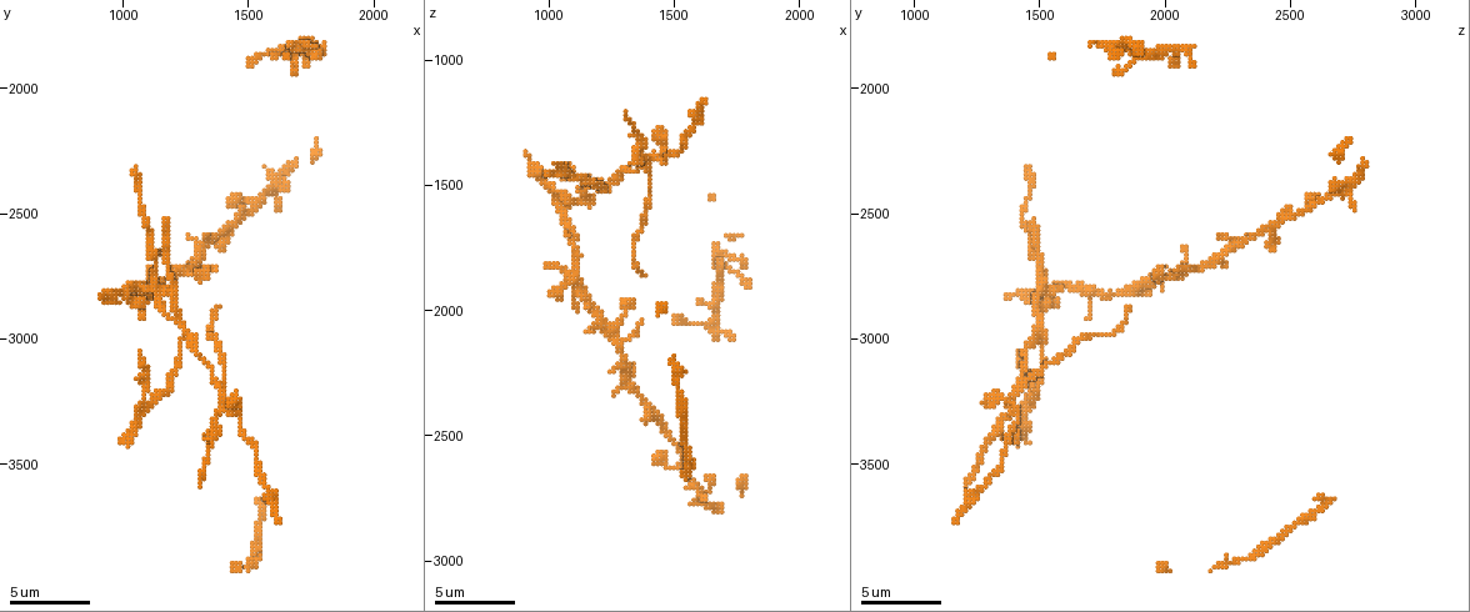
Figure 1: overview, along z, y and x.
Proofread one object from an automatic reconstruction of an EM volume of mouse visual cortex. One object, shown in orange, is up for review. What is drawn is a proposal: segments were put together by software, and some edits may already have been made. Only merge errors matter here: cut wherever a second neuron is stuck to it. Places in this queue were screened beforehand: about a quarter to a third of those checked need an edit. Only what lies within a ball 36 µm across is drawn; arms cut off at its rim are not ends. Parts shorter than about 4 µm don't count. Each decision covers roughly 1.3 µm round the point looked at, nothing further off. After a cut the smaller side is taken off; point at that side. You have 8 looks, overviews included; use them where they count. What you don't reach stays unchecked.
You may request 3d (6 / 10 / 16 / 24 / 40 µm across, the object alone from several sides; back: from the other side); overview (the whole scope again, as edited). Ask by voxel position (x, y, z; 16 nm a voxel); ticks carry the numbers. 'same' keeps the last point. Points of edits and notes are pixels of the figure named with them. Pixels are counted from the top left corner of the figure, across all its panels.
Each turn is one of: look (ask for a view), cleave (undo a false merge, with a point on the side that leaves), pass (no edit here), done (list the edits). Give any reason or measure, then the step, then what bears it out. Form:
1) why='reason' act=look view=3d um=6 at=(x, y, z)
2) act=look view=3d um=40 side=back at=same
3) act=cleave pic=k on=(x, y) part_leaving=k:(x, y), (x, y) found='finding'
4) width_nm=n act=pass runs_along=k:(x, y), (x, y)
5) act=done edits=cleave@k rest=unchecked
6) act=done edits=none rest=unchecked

why='four-way junction' act=look view=3d um=6 at=(1400, 3290, 1390)

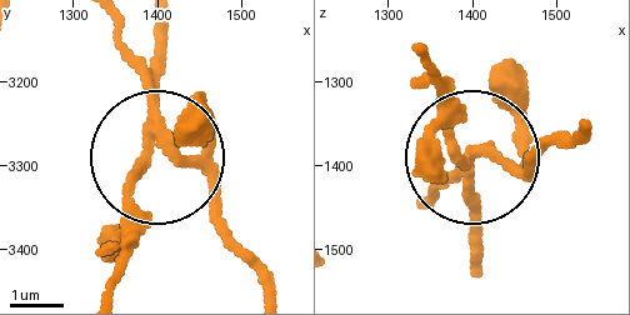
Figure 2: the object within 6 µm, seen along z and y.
arms=4 act=cleave pic=2 on=(164, 51) part_leaving=2:(146, 110), (160, 21) found='a second neuron is stuck on'

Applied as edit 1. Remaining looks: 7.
why='a fork' act=look view=3d um=10 at=(1110, 2830, 1830)

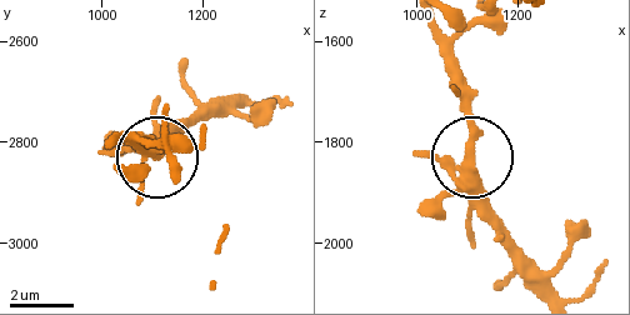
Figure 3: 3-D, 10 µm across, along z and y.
arms=3 act=pass runs_along=3:(470, 151), (489, 226) found='all the same neuron'

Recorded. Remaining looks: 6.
why='a fork' act=look view=3d um=10 at=(1240, 3000, 1510)

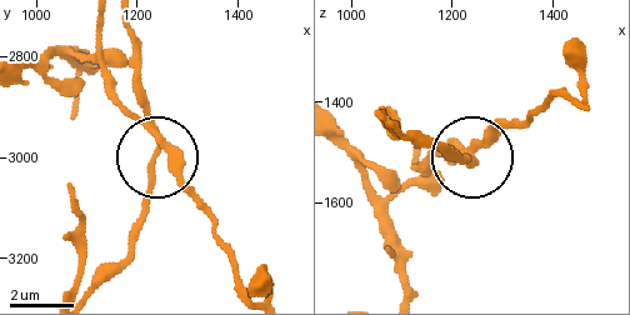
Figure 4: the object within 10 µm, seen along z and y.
act=cleave pic=4 on=(136, 83) found='a second neuron is stuck on'

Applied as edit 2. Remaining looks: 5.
act=look view=overview

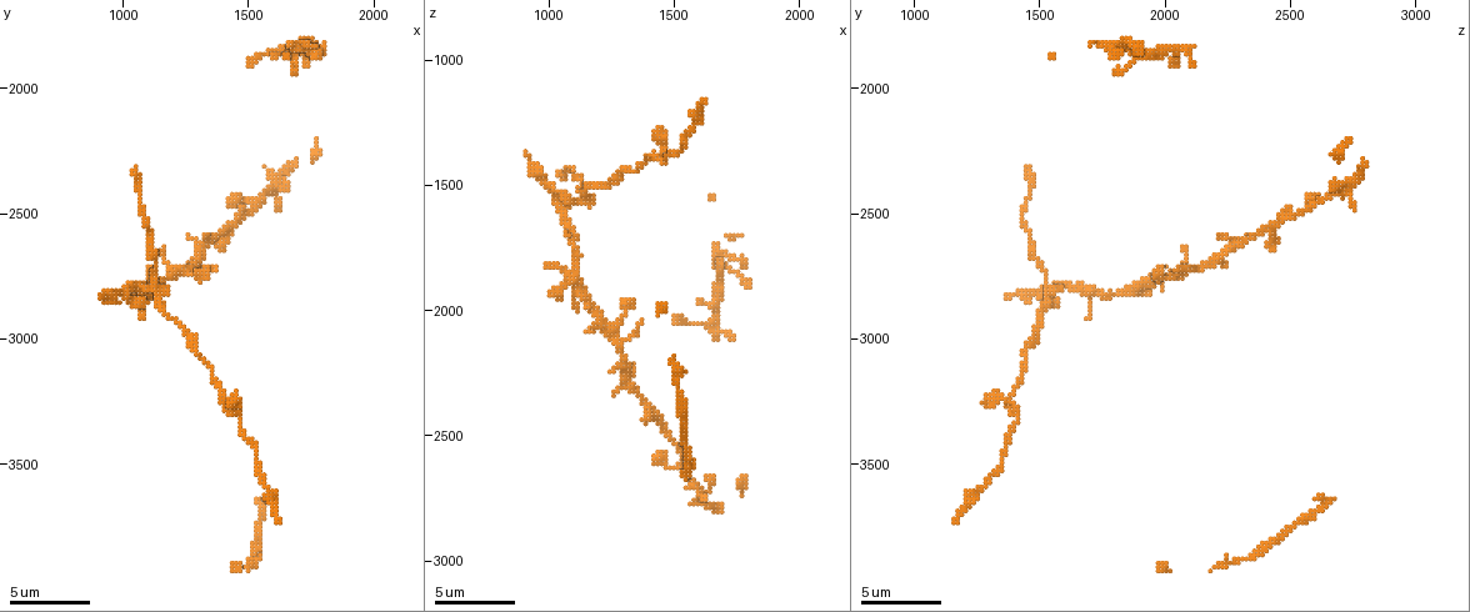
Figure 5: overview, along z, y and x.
why='sudden change in width' act=look view=3d um=10 at=(1310, 2620, 2280)

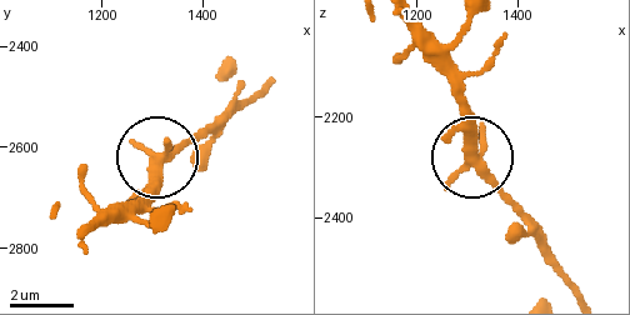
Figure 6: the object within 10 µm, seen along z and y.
arms=4 act=pass found='continuous, no second neuron'

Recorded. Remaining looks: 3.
act=done edits=cleave@2,cleave@4 rest=unchecked

